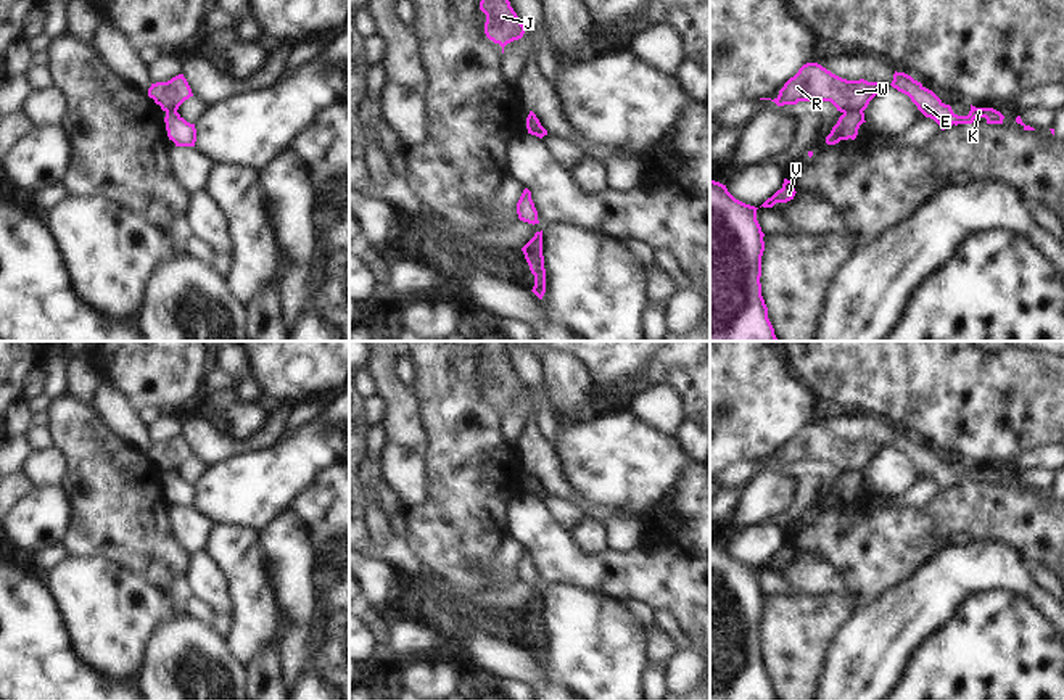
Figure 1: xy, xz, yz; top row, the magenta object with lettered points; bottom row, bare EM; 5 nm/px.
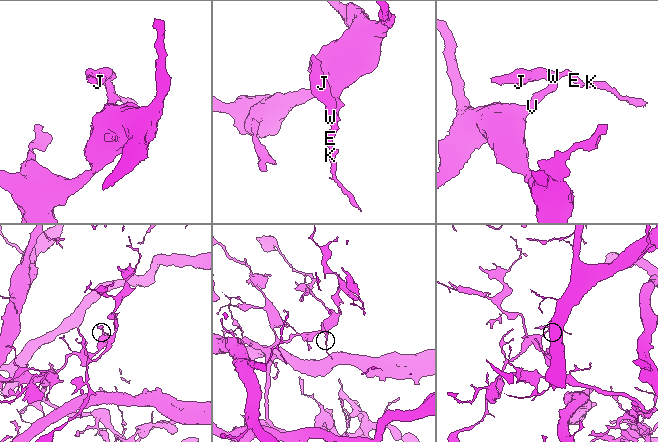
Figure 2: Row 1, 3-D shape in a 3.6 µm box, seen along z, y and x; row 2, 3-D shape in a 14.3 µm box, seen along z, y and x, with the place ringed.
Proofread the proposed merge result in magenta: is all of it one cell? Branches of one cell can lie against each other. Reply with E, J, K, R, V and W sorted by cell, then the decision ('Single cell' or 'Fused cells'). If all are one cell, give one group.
Groups: E J K R W / V. Fused cells.

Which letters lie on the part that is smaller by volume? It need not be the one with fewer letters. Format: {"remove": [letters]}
{"remove": ["E", "J", "K", "R", "W"]}

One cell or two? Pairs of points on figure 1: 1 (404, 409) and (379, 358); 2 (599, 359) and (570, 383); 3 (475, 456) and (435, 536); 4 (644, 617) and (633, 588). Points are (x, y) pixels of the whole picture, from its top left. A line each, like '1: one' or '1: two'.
1: one
2: two
3: one
4: two

